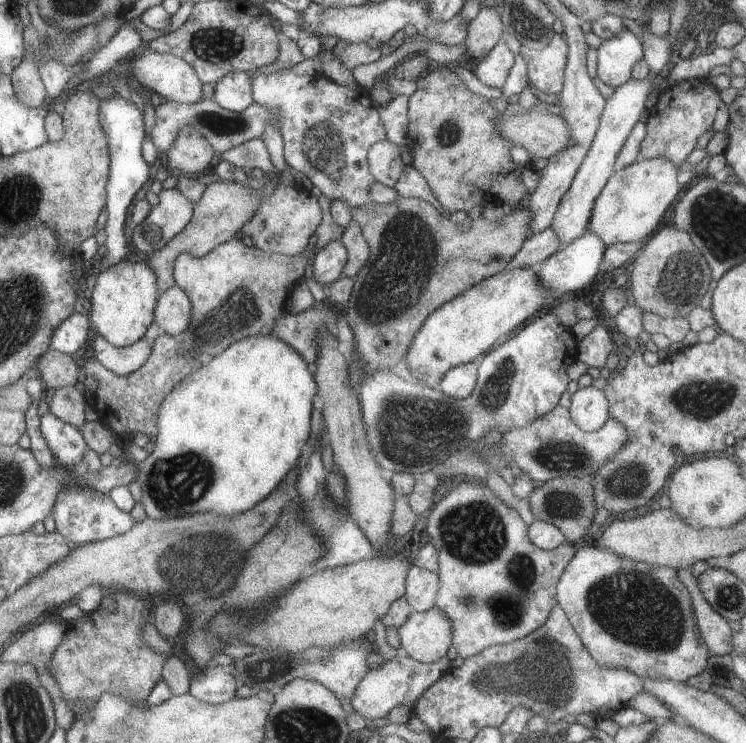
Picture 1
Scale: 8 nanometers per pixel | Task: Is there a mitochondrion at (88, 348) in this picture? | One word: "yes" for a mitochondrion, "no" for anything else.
no

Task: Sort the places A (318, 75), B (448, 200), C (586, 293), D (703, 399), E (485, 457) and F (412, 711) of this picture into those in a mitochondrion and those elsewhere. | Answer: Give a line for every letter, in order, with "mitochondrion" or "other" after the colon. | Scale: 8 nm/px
A: other
B: other
C: other
D: mitochondrion
E: mitochondrion
F: other

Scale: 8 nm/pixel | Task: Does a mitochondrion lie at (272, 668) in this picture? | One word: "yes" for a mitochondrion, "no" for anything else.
yes

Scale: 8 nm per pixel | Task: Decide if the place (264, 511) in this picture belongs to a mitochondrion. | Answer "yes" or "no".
no

